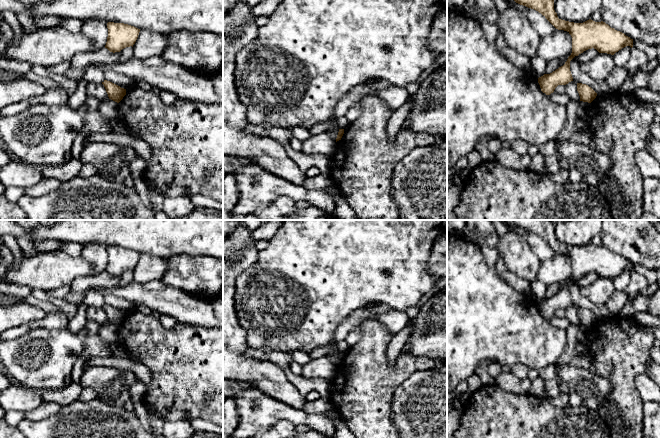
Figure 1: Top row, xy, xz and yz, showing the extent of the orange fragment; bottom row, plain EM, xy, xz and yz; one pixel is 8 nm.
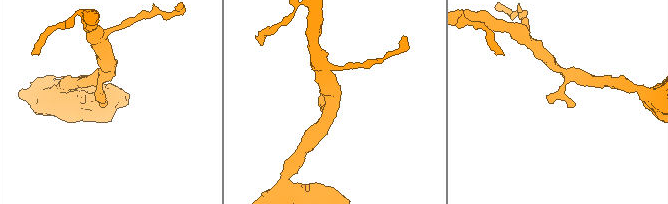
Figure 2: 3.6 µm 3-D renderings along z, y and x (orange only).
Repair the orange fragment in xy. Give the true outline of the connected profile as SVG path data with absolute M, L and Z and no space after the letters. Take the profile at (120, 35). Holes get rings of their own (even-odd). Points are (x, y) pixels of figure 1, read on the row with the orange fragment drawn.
M108 22L107 28L108 37L105 48L113 53L120 52L126 47L133 47L140 32L140 29L124 23Z

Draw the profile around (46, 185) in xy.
M44 177L38 184L25 188L25 195L38 197L57 190L63 182L55 178Z

